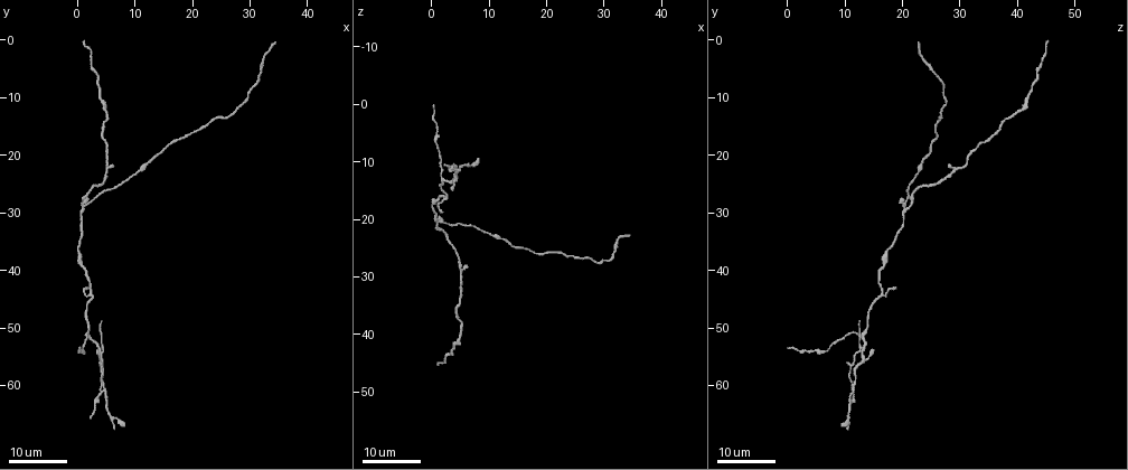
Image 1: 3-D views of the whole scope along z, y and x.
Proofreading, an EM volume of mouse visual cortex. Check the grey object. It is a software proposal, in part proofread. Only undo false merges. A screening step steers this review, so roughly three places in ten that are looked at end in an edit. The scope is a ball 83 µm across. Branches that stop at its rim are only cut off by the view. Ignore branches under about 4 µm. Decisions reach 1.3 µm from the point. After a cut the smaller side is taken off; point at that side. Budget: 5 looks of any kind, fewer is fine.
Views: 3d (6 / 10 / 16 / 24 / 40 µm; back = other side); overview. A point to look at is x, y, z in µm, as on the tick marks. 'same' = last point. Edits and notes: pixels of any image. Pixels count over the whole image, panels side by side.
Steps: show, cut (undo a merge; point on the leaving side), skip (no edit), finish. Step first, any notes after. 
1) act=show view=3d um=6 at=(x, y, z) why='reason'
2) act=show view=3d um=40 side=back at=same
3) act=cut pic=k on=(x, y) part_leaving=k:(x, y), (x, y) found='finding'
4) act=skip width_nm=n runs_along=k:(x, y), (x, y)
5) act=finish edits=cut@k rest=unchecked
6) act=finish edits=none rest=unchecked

act=show view=3d um=16 at=(3.5, 10.0, 41.5) why='calibre changes'

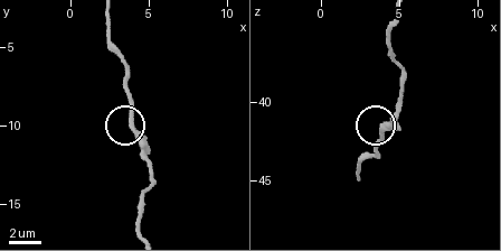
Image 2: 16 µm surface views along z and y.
act=show view=3d um=6 at=(3.8, 10.0, 41.8)

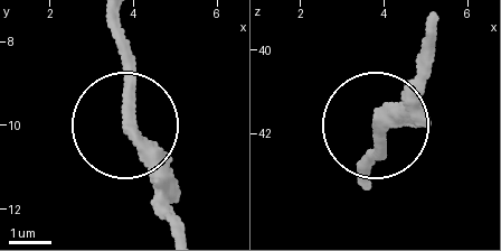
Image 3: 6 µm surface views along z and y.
act=skip width_nm=310 found='continuous, no second neuron'

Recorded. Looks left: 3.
act=show view=3d um=16 at=(0.5, 29.0, 20.5)

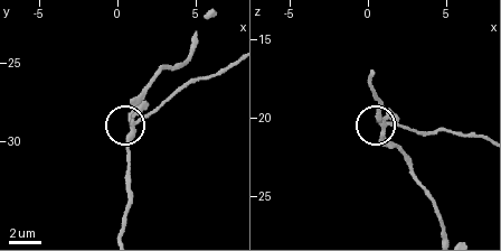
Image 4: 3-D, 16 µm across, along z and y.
act=show view=3d um=10 at=(1.0, 29.4, 21.0)

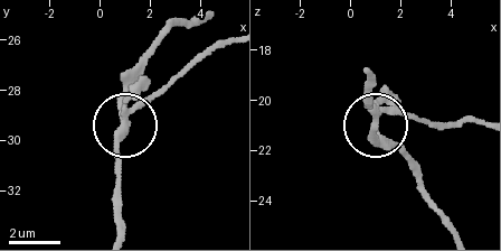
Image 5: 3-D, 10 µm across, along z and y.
act=show view=3d um=6 at=(1.0, 29.3, 20.9)

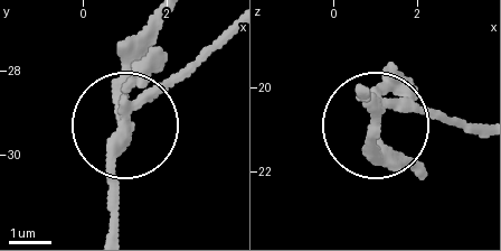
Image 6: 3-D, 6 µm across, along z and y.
act=cut pic=6 on=(187, 70) part_leaving=6:(140, 105), (221, 45) found='a second neuron is stuck on'

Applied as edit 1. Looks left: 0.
act=finish edits=cut@6 rest=unchecked

